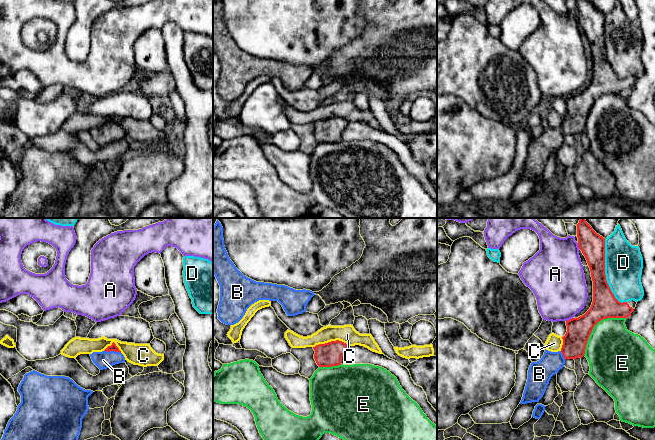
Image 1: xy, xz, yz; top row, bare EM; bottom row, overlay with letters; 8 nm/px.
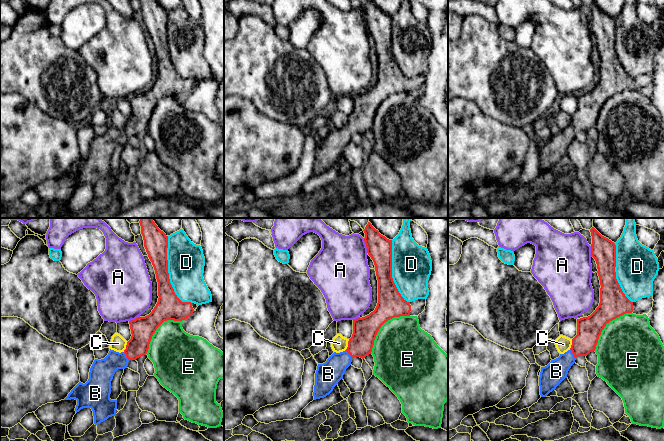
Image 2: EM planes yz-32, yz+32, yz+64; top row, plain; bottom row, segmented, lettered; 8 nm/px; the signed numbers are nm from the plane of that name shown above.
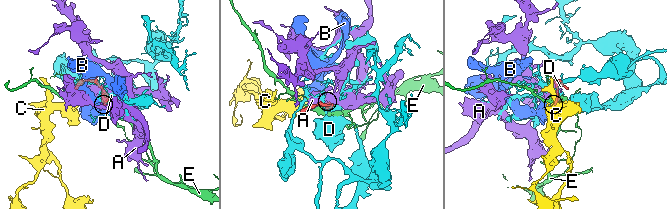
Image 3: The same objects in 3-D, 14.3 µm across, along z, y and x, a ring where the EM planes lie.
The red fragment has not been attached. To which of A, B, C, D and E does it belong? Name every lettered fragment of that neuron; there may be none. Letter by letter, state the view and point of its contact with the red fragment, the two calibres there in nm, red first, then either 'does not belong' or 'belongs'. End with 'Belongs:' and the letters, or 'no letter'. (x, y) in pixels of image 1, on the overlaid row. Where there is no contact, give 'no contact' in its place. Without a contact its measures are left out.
A: yz (570, 319) | 190/420 nm | does not belong
B: xy (112, 350) | 60/140 nm | belongs
C: xz (331, 341) | 190/140 nm | does not belong
D: yz (604, 274) | 200/300 nm | does not belong
E: yz (595, 324) | 200/420 nm | does not belong
Belongs: B

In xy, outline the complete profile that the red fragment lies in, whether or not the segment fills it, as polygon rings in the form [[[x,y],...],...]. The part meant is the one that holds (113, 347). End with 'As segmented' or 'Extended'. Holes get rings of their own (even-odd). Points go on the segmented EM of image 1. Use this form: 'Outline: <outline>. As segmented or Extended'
Outline: [[[113,342],[102,352],[93,352],[90,354],[93,363],[100,369],[107,369],[115,364],[124,363],[125,357]]]. Extended

